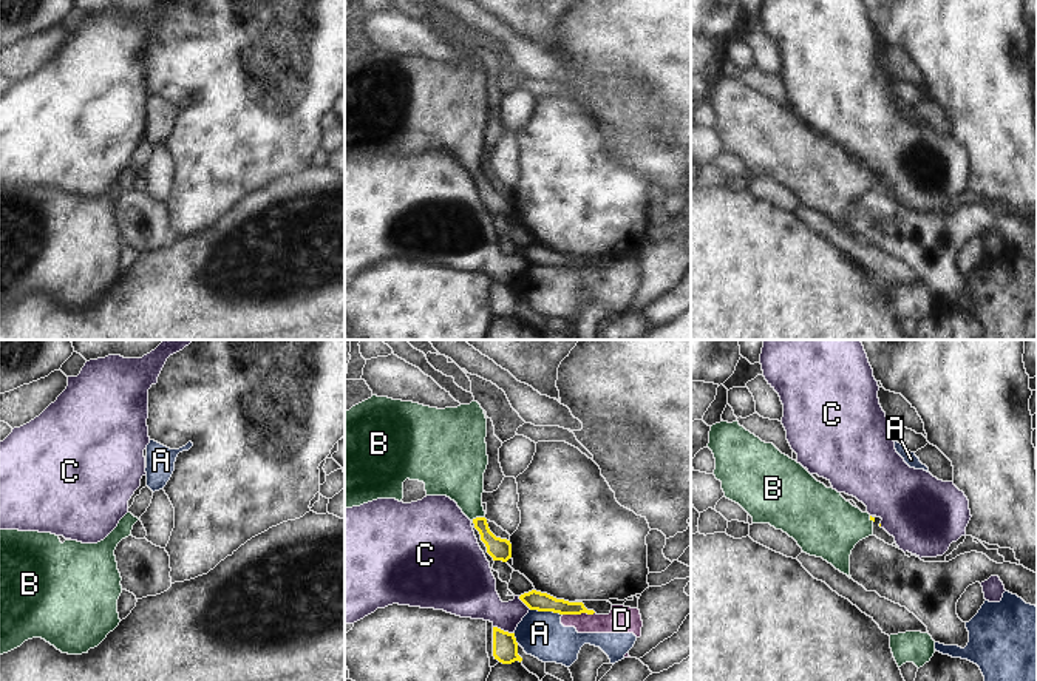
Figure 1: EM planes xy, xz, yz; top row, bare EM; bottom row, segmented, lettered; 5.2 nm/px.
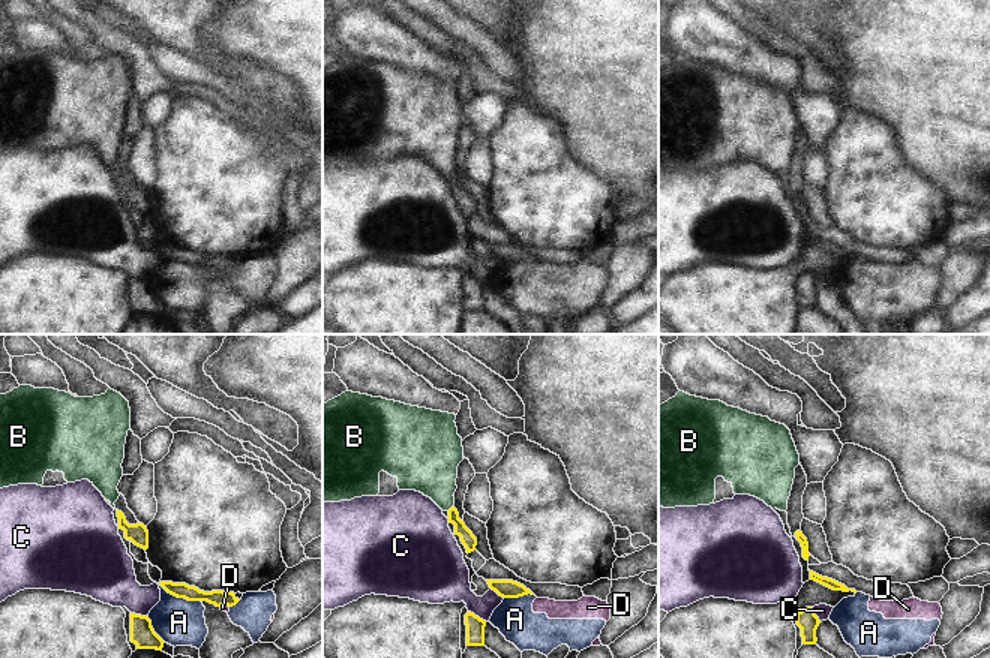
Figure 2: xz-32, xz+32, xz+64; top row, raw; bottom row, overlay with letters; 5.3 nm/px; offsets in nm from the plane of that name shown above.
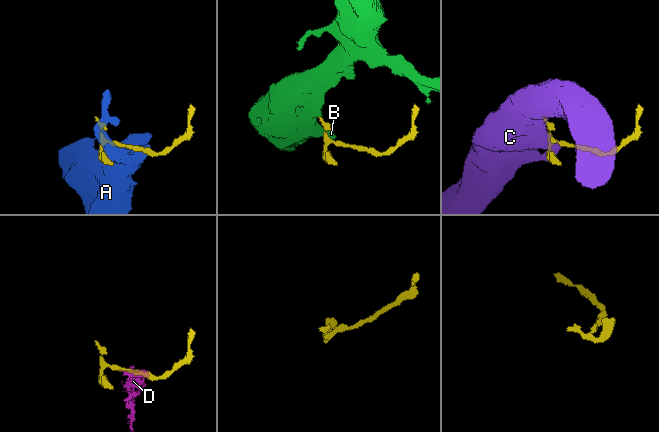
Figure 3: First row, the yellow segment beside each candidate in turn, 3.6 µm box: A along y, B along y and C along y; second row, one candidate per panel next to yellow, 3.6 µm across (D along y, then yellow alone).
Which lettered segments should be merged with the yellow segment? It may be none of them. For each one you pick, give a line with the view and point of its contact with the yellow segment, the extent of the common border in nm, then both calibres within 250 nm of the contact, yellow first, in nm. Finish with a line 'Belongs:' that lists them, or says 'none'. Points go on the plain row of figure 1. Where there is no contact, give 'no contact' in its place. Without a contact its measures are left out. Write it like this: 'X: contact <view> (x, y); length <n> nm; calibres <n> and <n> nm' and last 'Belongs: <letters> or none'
B: contact xz (478, 172); length 80 nm; calibres 110 and 260 nm
Belongs: B

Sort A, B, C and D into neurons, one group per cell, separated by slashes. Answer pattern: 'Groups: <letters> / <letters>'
Groups: A D / B / C.

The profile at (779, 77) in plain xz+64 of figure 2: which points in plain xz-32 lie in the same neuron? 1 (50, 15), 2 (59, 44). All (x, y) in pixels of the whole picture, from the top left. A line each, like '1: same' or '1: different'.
1: different
2: same

